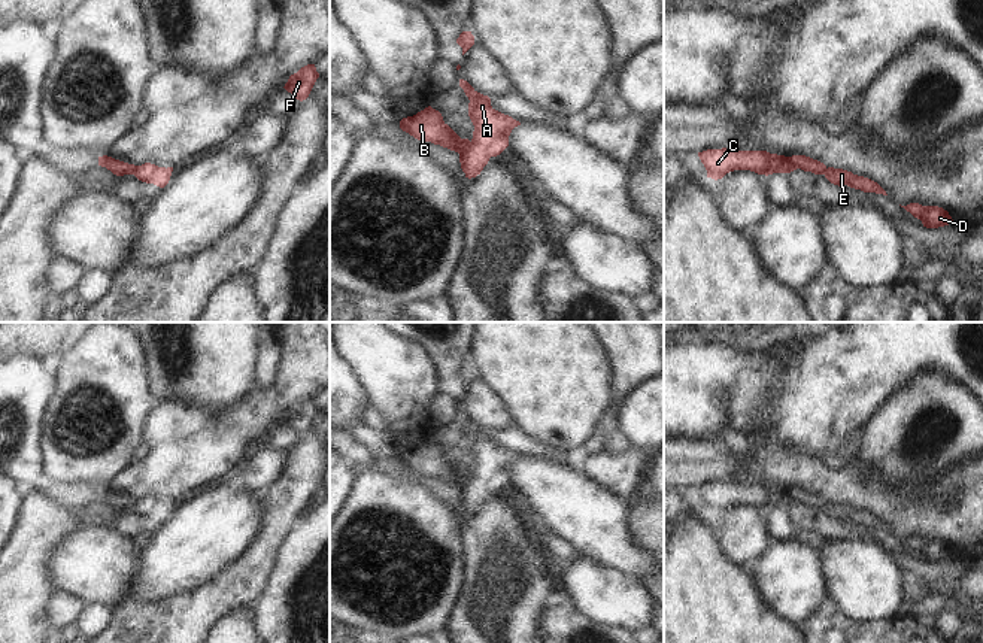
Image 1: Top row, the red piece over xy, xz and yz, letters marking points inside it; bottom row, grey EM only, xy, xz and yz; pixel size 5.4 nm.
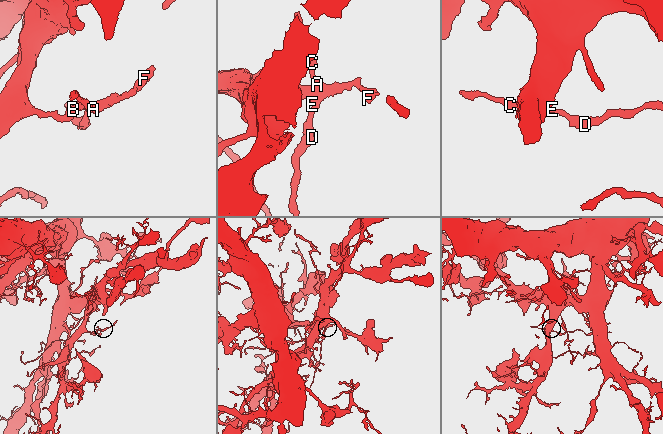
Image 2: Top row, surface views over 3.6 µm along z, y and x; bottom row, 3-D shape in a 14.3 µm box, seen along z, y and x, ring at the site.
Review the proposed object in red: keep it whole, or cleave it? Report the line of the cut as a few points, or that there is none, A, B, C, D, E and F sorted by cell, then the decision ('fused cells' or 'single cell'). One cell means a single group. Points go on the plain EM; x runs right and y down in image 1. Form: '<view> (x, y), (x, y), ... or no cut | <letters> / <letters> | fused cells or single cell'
xz (472, 476), (460, 488) | A C D E F / B | fused cells

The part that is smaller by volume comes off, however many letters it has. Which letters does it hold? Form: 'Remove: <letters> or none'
Remove: A, C, D, E, F

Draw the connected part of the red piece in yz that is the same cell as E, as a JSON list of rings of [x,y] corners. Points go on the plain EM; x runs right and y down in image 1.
[[[828,501],[823,509],[831,518],[838,521],[847,519],[850,522],[861,524],[864,527],[876,527],[888,530],[886,525],[877,516],[864,510],[853,509],[852,506],[843,503]]]

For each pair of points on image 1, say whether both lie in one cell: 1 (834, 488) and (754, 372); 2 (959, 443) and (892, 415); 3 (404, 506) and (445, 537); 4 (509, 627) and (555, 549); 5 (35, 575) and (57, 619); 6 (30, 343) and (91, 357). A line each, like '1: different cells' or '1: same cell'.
1: different cells
2: same cell
3: same cell
4: different cells
5: different cells
6: different cells

